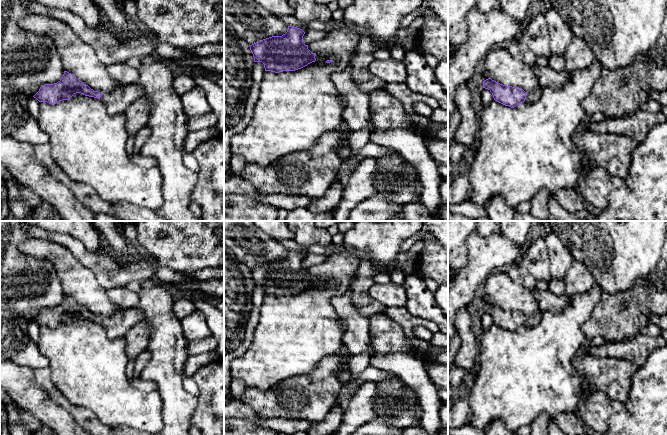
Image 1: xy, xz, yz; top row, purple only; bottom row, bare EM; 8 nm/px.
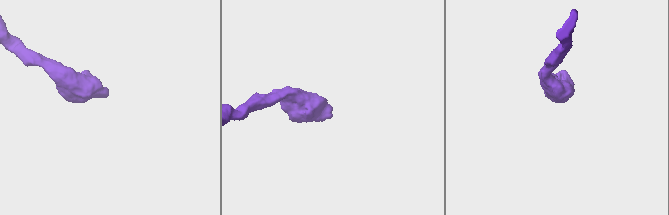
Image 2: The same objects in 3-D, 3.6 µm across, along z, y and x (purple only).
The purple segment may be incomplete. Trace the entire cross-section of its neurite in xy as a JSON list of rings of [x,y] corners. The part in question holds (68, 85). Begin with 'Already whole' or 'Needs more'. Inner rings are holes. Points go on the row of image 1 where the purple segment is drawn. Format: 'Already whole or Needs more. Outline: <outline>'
Needs more. Outline: [[[64,71],[57,83],[41,86],[33,97],[39,102],[55,105],[59,101],[70,99],[76,93],[100,99],[110,114],[119,114],[124,113],[133,102],[141,98],[144,90],[133,83],[119,86],[108,93],[100,93],[81,82],[73,74]]]

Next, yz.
Needs more. Outline: [[[491,78],[483,81],[483,88],[488,89],[492,93],[495,101],[511,108],[522,102],[533,103],[537,101],[542,91],[541,88],[538,88],[532,93],[526,93],[519,87],[503,85]]]

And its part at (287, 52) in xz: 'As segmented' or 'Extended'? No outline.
As segmented

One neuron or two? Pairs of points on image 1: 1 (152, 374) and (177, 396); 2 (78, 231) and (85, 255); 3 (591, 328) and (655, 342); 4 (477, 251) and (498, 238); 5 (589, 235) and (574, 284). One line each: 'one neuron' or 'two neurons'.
1: one neuron
2: two neurons
3: two neurons
4: one neuron
5: two neurons

